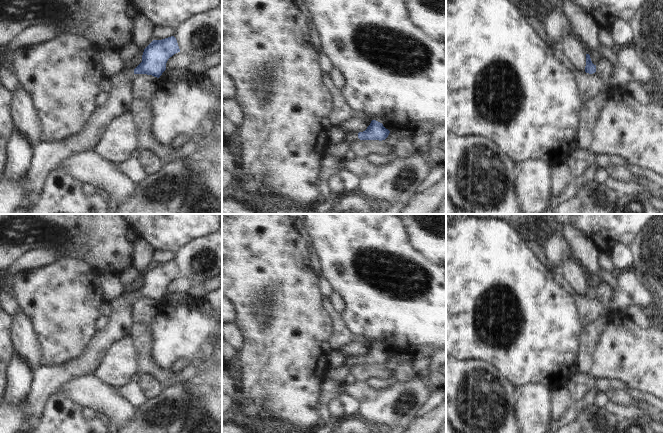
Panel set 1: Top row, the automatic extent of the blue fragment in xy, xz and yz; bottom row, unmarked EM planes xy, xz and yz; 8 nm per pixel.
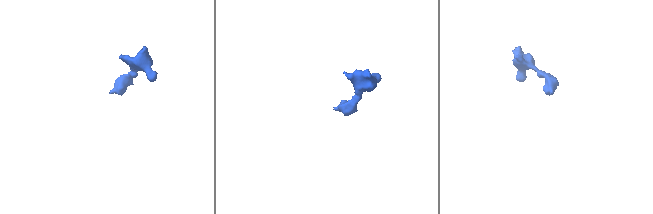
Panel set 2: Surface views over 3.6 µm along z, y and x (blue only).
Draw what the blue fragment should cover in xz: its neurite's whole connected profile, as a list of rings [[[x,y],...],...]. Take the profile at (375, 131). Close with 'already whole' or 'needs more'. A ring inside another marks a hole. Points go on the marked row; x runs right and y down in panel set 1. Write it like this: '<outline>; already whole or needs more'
[[[372,120],[367,129],[363,132],[353,132],[347,135],[345,141],[348,143],[355,142],[357,140],[385,140],[390,131],[386,129],[382,123]]]; needs more

